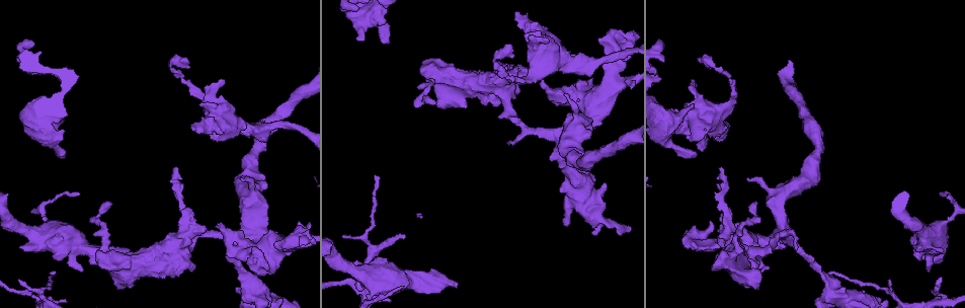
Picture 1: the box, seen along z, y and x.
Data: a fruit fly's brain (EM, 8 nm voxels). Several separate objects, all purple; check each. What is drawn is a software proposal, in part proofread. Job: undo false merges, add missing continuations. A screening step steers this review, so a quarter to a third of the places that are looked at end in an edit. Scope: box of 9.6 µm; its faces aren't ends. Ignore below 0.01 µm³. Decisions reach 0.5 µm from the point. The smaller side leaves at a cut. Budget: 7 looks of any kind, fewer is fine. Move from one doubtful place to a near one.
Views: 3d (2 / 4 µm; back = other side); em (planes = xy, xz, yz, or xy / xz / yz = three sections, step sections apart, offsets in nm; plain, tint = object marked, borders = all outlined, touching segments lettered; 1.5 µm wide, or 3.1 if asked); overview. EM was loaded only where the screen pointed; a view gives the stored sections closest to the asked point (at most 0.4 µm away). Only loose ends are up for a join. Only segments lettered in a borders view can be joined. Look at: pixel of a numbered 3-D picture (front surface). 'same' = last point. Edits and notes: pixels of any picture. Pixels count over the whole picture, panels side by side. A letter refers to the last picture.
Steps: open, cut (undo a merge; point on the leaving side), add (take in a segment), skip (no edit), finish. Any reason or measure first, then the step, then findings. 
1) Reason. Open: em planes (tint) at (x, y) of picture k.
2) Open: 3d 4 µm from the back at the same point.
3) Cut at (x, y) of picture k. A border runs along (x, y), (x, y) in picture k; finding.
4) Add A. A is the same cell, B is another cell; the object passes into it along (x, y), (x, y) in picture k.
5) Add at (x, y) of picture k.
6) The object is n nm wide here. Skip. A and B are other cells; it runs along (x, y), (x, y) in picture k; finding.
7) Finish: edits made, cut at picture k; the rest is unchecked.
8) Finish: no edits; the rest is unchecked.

Calibre changes. Open: 3d 2 µm at (529, 75) of picture 1.

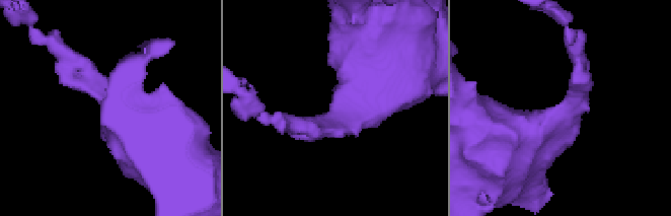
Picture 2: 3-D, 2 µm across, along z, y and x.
The arms are 160, 650 nm wide; need the tissue. Open: em yz step 4 (tint) at (340, 116) of picture 2.

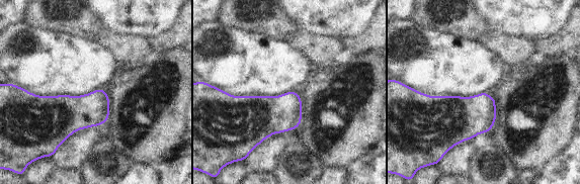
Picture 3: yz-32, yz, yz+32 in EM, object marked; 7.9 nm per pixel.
Cut it another way. Open: em planes (borders) at the same point.

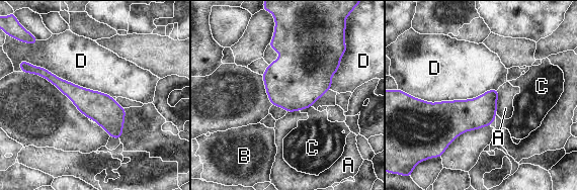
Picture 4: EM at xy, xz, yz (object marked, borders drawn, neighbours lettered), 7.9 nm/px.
The object is 220 nm wide here. Skip. A, B, C and D are other cells; continuous, no second cell.

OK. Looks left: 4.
Abrupt turn. Open: em planes (borders) at (423, 100) of picture 1.

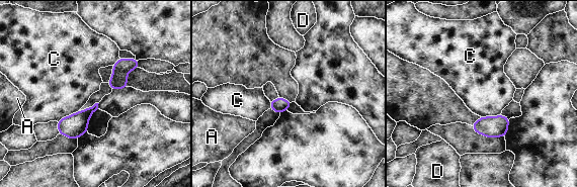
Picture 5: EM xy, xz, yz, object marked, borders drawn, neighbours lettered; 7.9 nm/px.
Skip. A, C and D are other cells; a border runs along (80, 110), (63, 116), (57, 121) in picture 5; one cell here.

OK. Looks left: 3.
Open: 3d 2 µm at (176, 169) of picture 1.

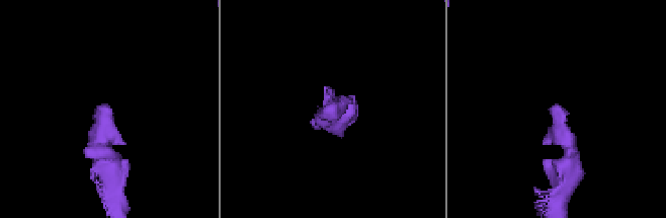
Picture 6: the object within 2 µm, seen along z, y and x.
Open: em planes (borders) at (325, 105) of picture 6.

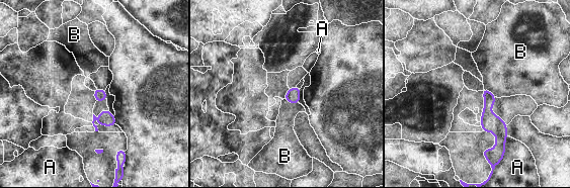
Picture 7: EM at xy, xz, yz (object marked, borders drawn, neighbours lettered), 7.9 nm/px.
The object is 100 nm wide here. Skip. A and B are other cells; a border runs along (282, 99), (299, 104) in picture 7; none of them fits.

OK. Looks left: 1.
Finish: no edits; the rest is unchecked.

